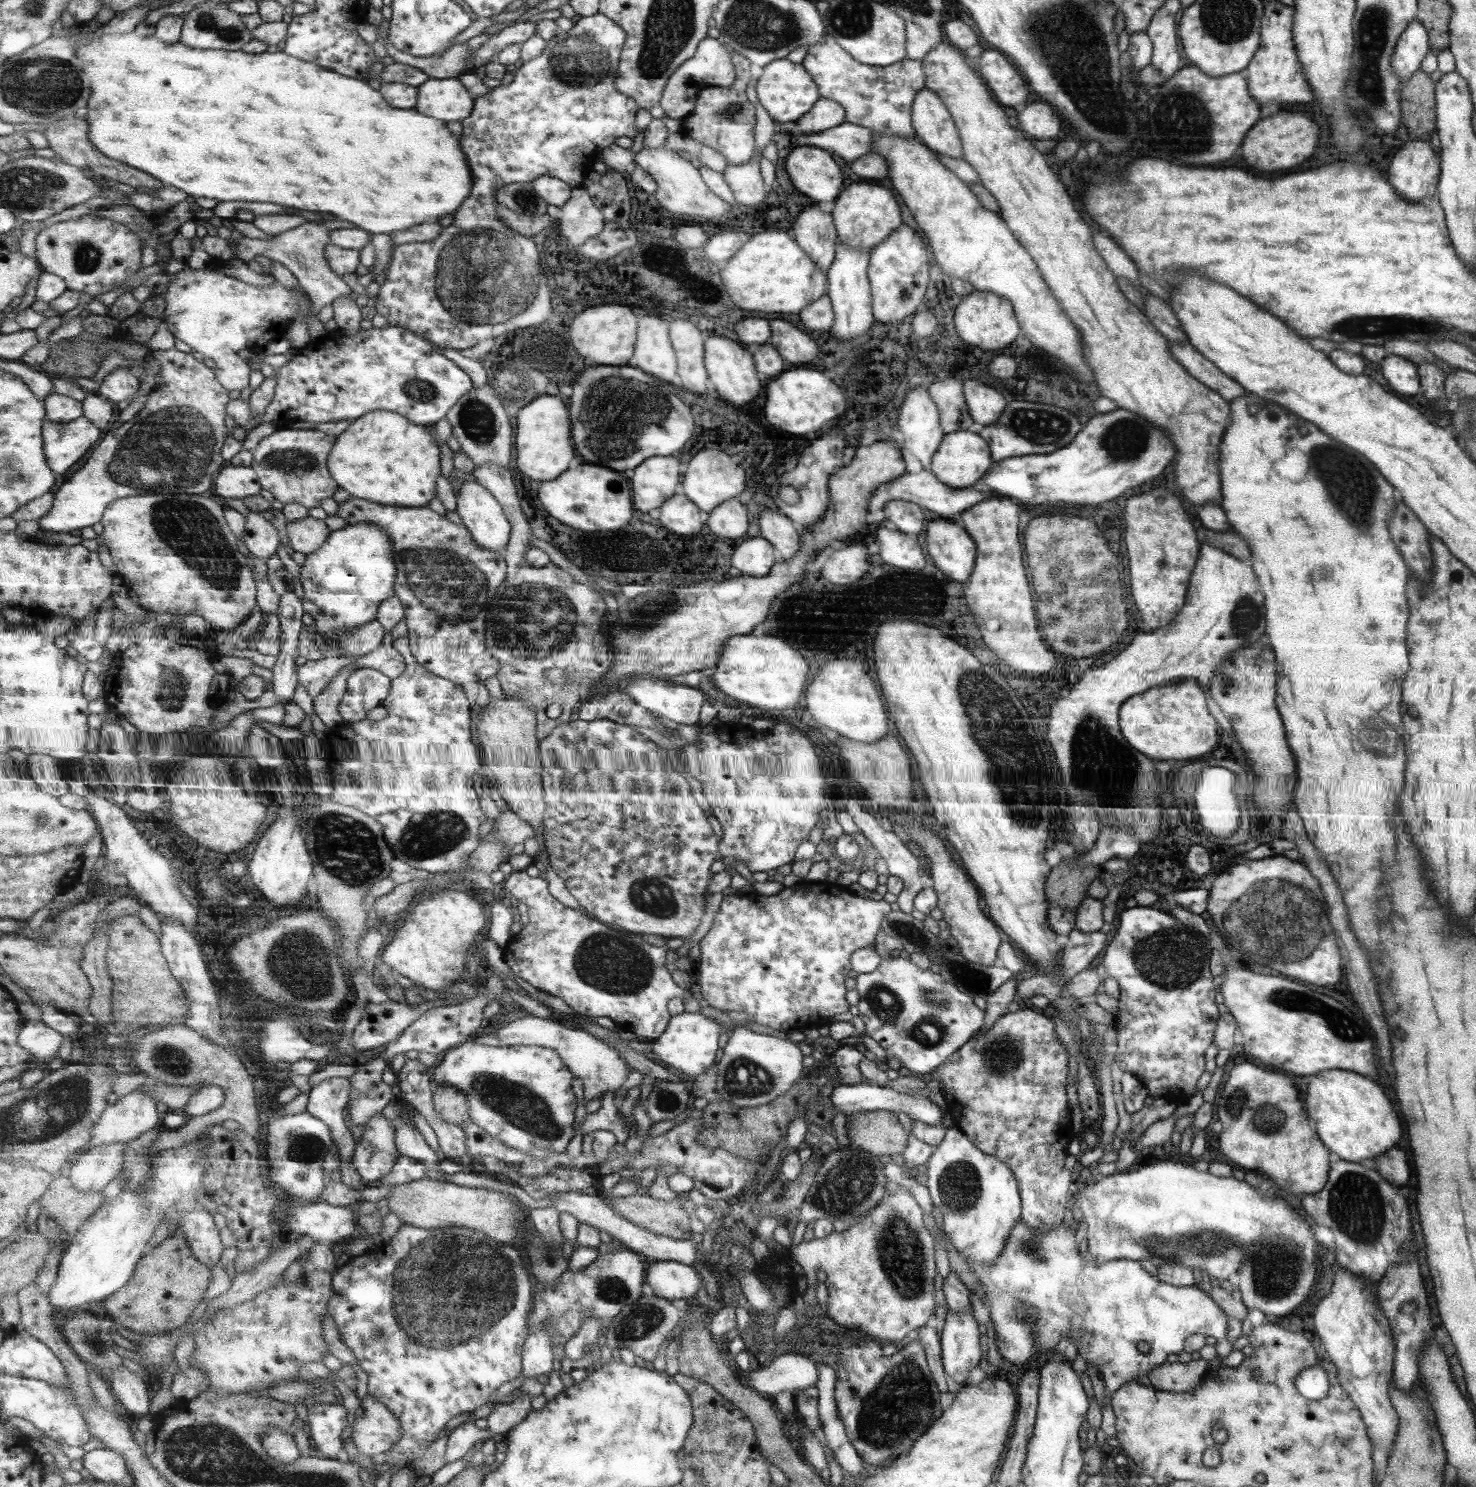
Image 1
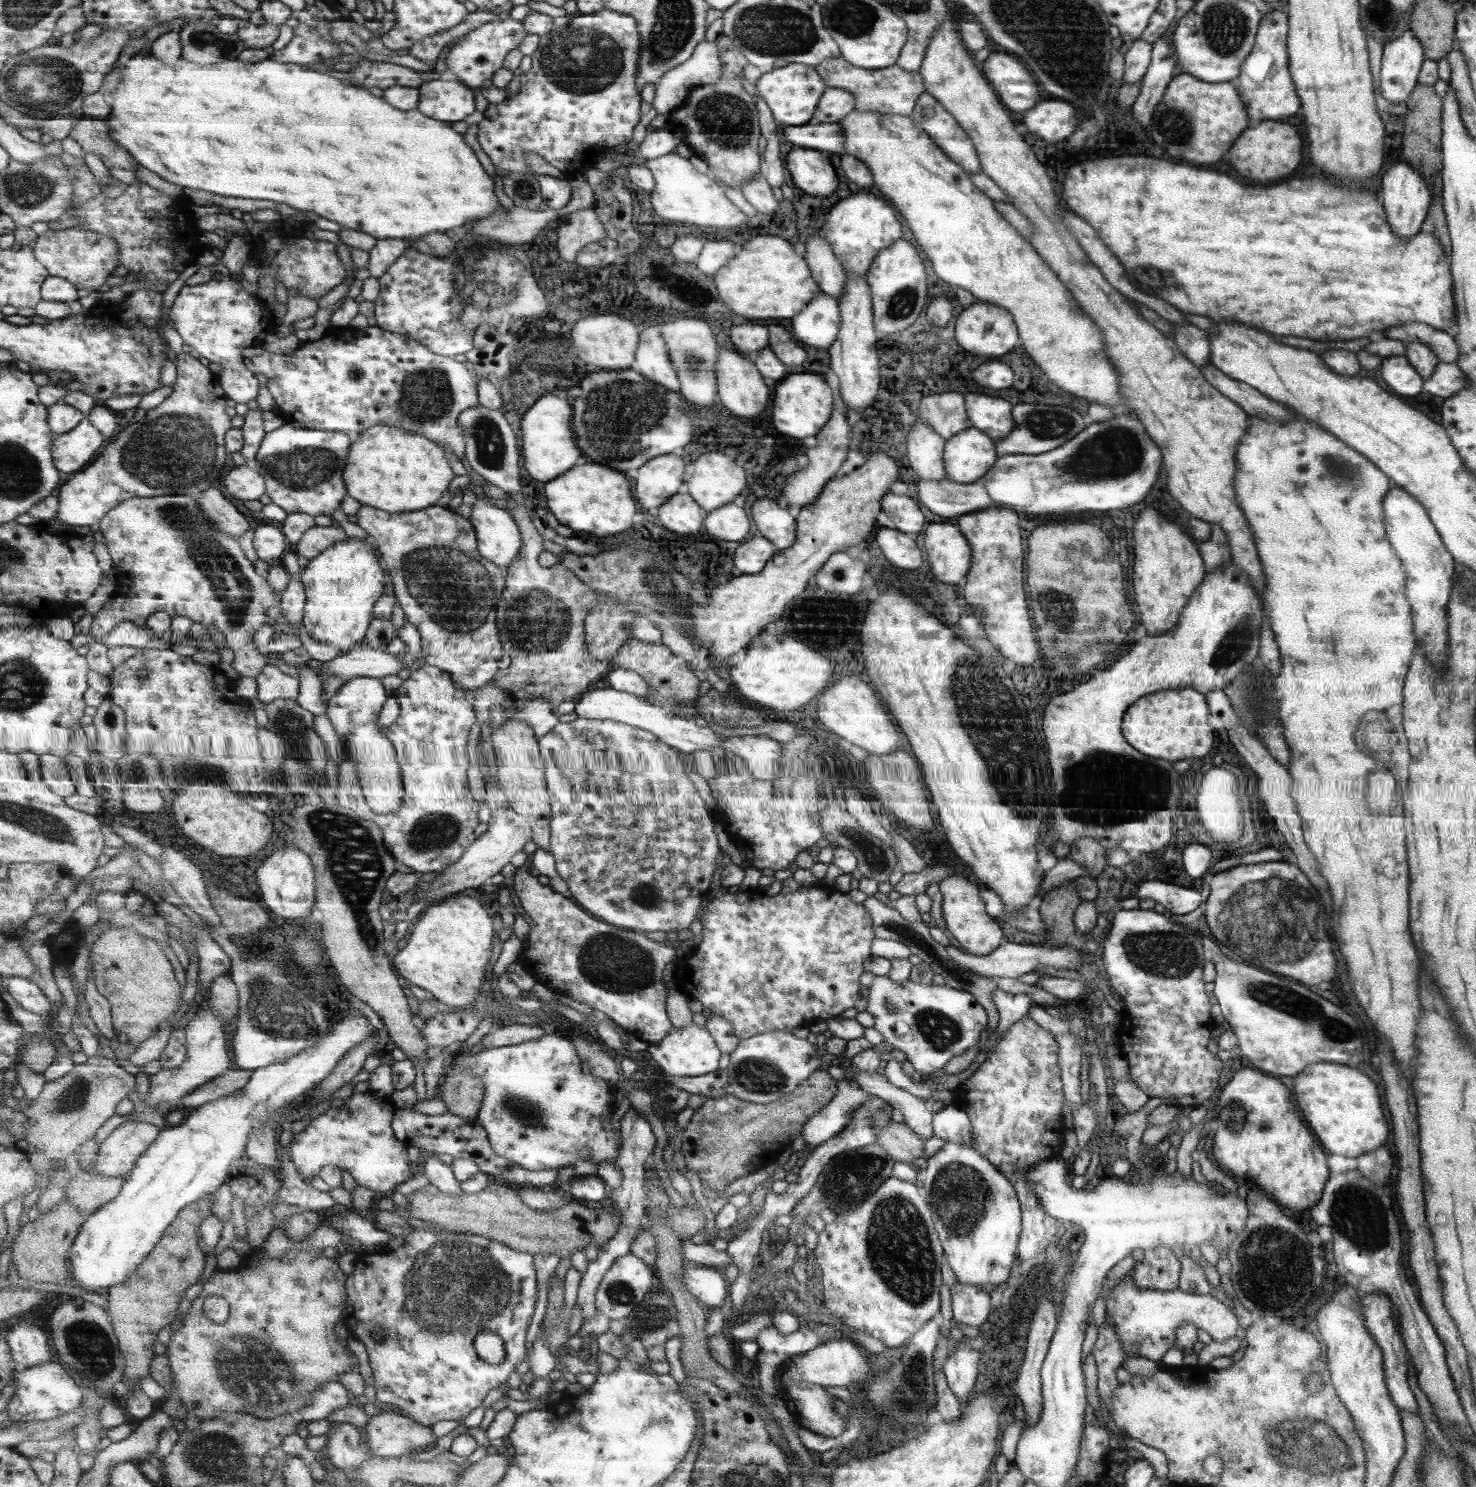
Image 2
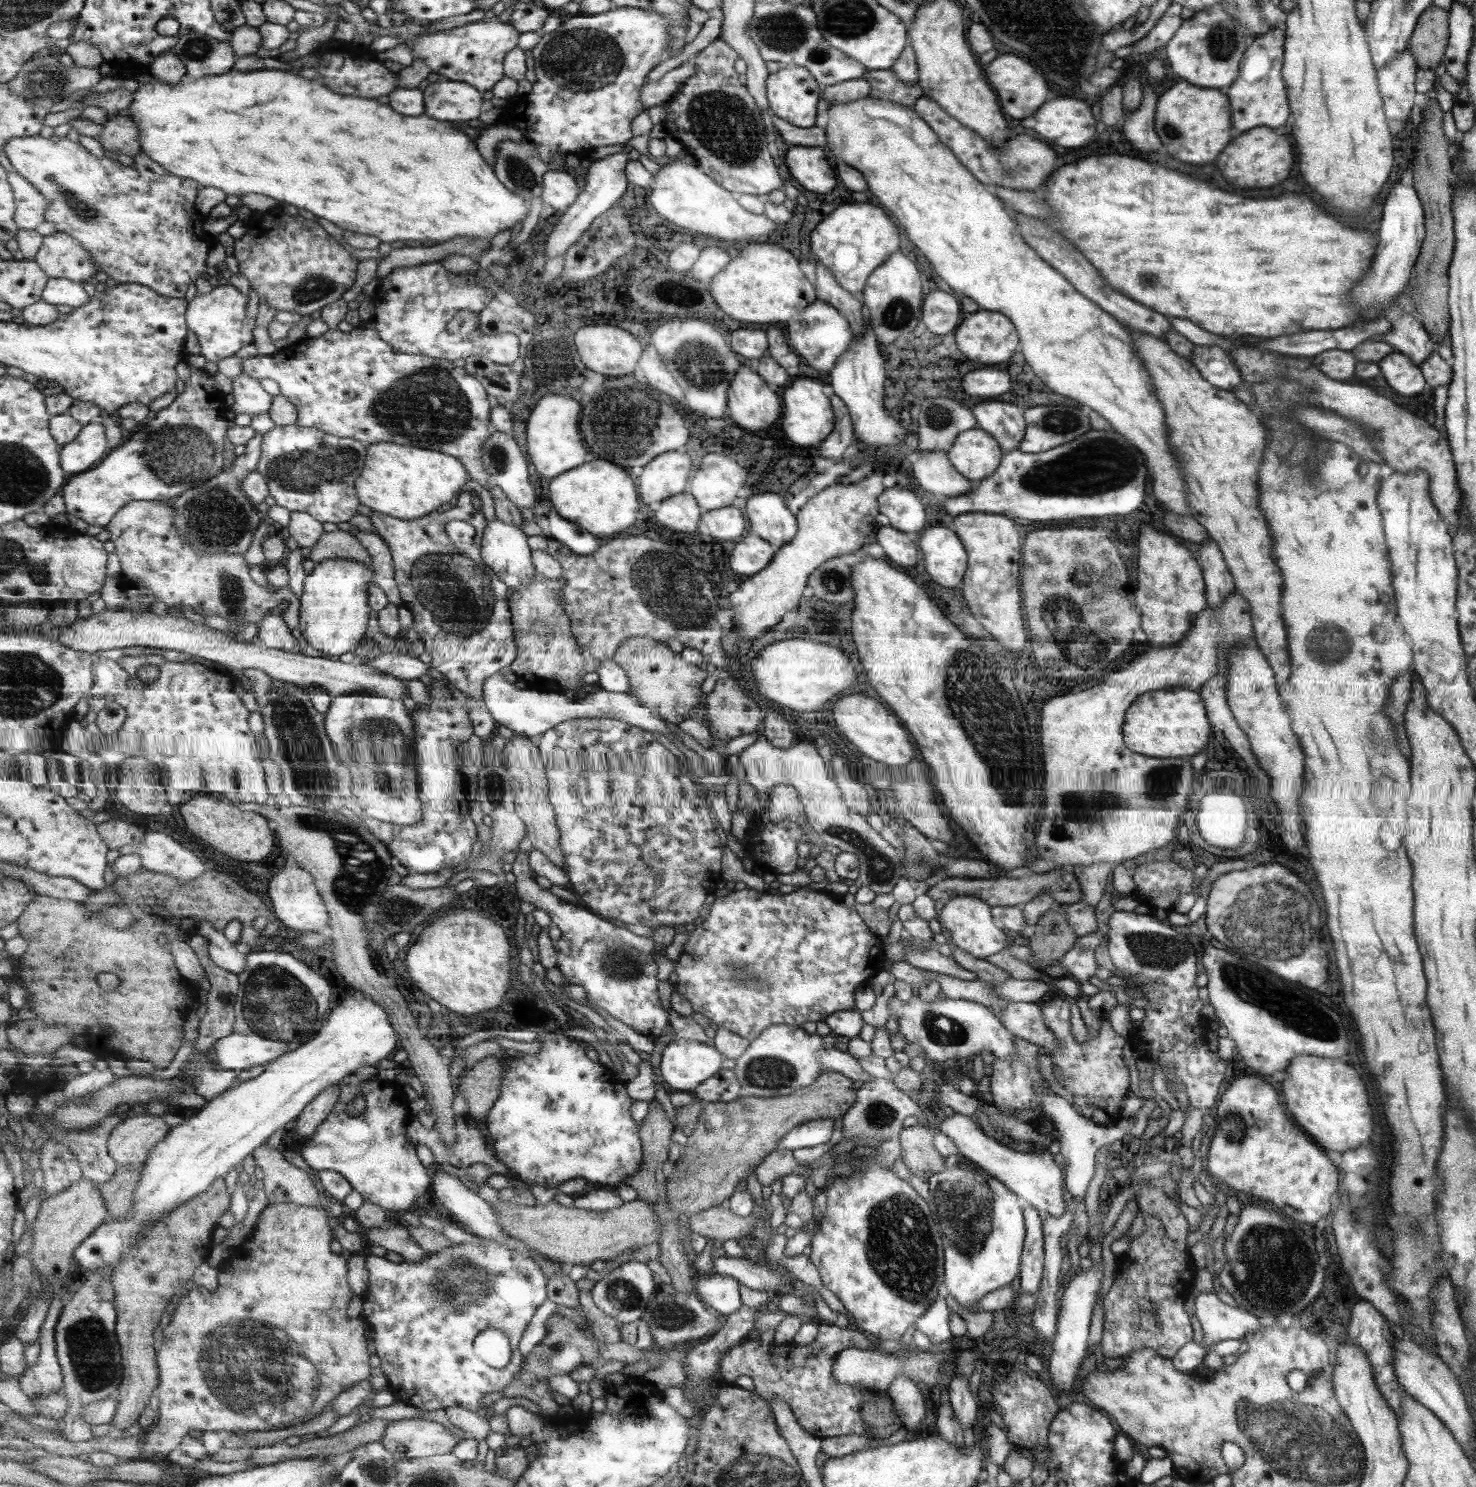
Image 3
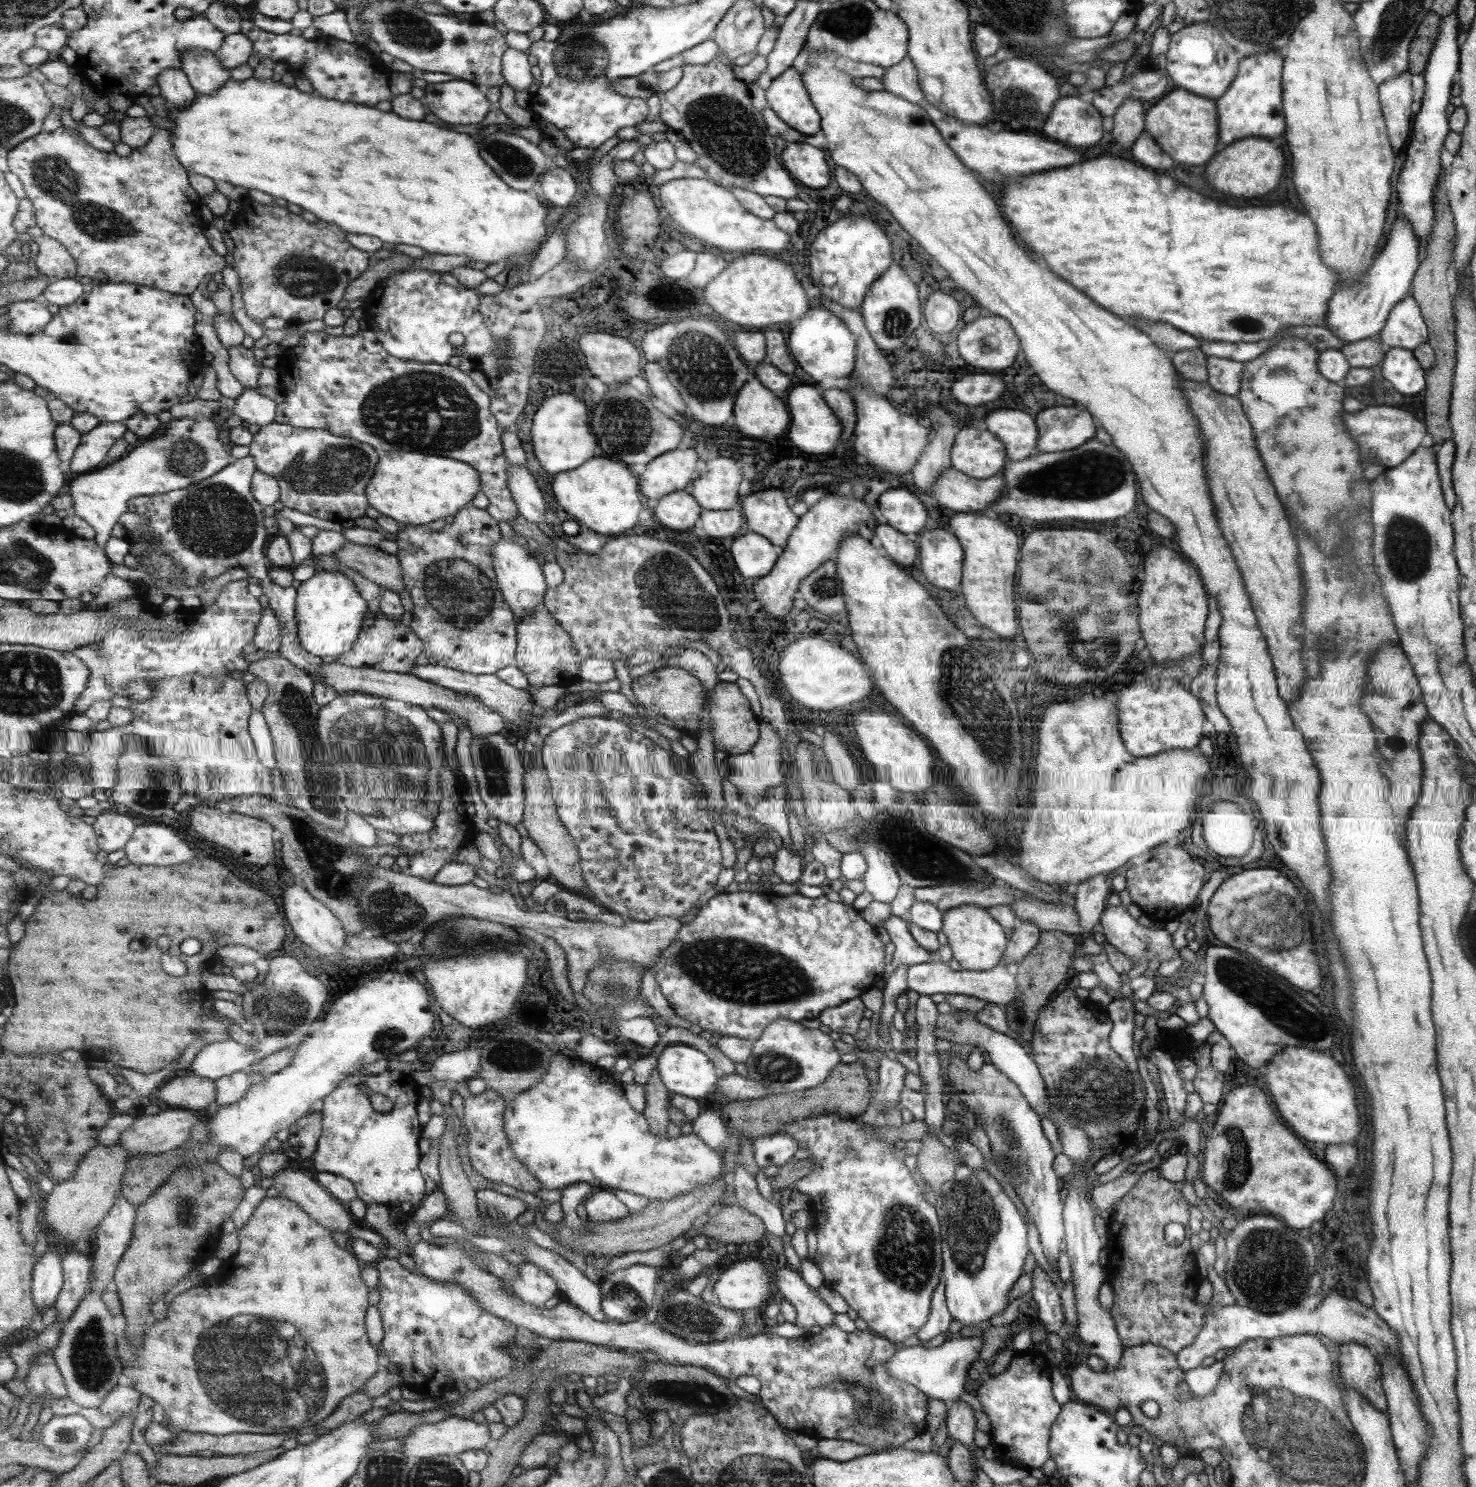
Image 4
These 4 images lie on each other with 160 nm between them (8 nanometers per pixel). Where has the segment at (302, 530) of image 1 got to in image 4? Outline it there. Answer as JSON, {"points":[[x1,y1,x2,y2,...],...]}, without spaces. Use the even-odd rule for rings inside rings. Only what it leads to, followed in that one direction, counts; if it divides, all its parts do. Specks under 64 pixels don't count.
{"points":[[346,540,332,556,341,566,353,568,385,589,391,589,408,598,400,560,396,554,383,552,377,546,356,544]]}

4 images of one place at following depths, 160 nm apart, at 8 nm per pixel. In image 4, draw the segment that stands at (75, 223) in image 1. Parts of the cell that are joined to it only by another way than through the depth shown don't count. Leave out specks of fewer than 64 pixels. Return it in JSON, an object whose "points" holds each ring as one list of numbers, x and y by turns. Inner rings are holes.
{"points":[[42,234,34,237,32,243,41,274,49,279,74,279,78,276,77,260,62,242]]}

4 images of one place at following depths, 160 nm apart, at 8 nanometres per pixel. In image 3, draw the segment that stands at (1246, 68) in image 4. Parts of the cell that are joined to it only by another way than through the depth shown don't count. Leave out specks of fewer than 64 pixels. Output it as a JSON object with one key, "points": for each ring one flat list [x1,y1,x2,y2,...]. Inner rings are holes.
{"points":[[1279,27,1267,30,1248,44,1241,60,1238,78,1229,88,1224,89,1227,98,1231,98,1231,120,1235,122,1235,130,1243,132,1255,126,1279,128,1287,122,1290,105,1286,85,1282,79,1283,60,1285,60,1285,31]]}

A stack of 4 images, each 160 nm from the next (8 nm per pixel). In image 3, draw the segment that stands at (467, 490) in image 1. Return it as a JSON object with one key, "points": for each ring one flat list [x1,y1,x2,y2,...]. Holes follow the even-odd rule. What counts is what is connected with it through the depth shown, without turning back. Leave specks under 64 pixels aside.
{"points":[[498,518,488,520,482,542,483,560,506,582,511,589,530,585,536,575,533,551,529,548,529,536,520,527,503,522]]}

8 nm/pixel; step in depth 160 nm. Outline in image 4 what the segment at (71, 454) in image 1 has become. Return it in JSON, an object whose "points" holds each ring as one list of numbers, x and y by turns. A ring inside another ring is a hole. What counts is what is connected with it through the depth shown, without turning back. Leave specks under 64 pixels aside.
{"points":[[100,422,91,432,82,433,81,444,69,464,70,470,84,475,98,469,125,432,127,426,121,422]]}

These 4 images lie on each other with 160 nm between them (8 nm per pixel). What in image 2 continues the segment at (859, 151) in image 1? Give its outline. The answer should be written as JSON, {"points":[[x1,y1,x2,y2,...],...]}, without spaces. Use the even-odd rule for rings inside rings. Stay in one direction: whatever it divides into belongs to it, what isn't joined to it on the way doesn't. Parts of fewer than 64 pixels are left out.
{"points":[[839,123,784,125,784,137,793,147,825,150,831,154,843,152,844,130]]}

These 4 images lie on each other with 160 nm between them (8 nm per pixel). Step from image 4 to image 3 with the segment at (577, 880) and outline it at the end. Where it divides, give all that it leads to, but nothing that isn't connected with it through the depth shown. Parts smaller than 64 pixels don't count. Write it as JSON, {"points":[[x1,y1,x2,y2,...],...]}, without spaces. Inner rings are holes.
{"points":[[515,734,510,741,504,741,502,750,505,754,505,761,507,761,507,773,513,779,515,807,519,817,525,821,528,837,534,848,546,854,555,866,566,871,566,854,563,854,554,804,550,802,550,780,547,778,547,770,540,754,540,748,535,746,528,737]]}

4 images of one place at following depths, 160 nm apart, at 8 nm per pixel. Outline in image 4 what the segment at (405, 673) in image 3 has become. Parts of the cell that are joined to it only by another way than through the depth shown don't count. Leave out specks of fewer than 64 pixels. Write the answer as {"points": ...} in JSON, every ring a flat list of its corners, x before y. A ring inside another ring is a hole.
{"points":[[429,663,426,665,415,665,414,669,410,670,410,673,418,676,421,680,426,680,455,692,468,693,469,695,479,697,484,704,496,710,507,722,515,724,515,726,519,726,521,729,528,728,529,724,532,725,531,728,535,728,533,722,526,721,528,716,533,716,531,705,534,702,529,691,514,688,511,684,503,682,499,676,469,674,467,672,459,672,459,670,447,666]]}

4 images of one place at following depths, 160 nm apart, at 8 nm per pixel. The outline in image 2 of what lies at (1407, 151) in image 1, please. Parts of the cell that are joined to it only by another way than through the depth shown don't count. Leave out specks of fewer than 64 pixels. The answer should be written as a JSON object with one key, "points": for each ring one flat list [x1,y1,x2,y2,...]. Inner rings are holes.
{"points":[[1397,161,1385,174,1381,182,1381,202,1387,206,1387,222,1399,238,1409,238,1421,228,1423,218,1432,201,1432,193,1424,178,1407,161]]}

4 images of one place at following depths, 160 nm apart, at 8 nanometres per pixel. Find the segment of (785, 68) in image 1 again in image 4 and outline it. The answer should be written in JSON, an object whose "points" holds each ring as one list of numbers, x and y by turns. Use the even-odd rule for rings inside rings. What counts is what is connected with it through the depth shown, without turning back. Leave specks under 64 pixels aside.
{"points":[[792,66,770,80,764,96,768,107,793,130,813,136,821,129,820,115,803,86,802,75]]}

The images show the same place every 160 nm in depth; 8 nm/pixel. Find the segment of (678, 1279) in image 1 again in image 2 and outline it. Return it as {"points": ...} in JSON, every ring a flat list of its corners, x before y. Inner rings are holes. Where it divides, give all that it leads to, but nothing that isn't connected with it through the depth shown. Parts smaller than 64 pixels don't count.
{"points":[[686,1266,680,1273,681,1285,690,1293,690,1296,708,1304,710,1308,719,1308,729,1294,729,1283,721,1270]]}

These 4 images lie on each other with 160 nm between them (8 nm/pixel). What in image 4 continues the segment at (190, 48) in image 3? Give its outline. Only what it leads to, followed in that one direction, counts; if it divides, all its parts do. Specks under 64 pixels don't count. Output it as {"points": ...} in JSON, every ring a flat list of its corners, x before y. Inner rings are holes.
{"points":[[189,49,183,53,182,69,188,74,197,93,211,94,232,78,230,69,223,67,217,53,205,49]]}

